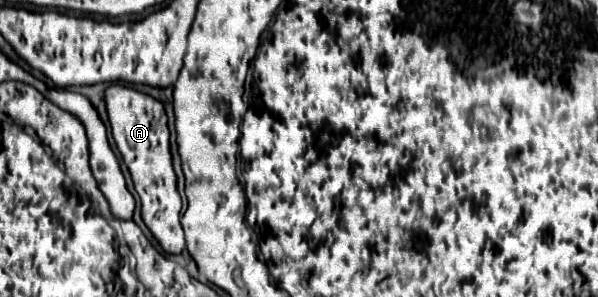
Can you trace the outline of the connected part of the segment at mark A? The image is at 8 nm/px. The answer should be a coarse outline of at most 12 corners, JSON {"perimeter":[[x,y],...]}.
{"perimeter":[[106,89],[112,135],[162,249],[186,247],[160,101]]}

